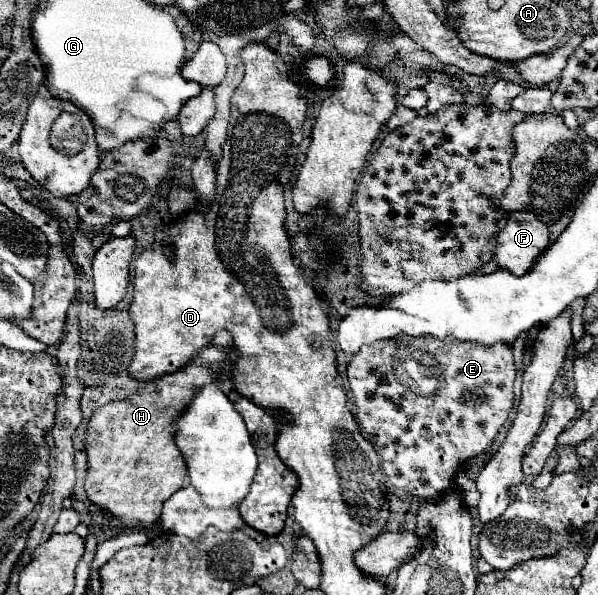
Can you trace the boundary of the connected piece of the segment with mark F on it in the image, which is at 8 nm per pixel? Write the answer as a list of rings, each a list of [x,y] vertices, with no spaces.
[[[510,212],[506,226],[494,240],[496,264],[520,276],[530,270],[530,264],[548,246],[550,232],[532,212]]]

